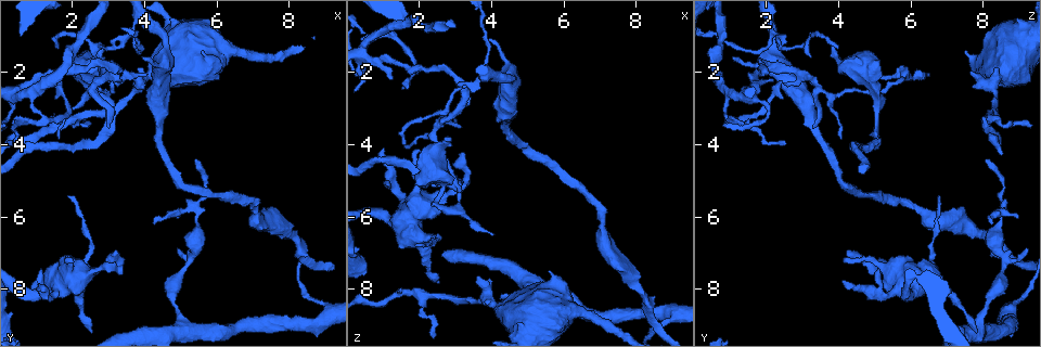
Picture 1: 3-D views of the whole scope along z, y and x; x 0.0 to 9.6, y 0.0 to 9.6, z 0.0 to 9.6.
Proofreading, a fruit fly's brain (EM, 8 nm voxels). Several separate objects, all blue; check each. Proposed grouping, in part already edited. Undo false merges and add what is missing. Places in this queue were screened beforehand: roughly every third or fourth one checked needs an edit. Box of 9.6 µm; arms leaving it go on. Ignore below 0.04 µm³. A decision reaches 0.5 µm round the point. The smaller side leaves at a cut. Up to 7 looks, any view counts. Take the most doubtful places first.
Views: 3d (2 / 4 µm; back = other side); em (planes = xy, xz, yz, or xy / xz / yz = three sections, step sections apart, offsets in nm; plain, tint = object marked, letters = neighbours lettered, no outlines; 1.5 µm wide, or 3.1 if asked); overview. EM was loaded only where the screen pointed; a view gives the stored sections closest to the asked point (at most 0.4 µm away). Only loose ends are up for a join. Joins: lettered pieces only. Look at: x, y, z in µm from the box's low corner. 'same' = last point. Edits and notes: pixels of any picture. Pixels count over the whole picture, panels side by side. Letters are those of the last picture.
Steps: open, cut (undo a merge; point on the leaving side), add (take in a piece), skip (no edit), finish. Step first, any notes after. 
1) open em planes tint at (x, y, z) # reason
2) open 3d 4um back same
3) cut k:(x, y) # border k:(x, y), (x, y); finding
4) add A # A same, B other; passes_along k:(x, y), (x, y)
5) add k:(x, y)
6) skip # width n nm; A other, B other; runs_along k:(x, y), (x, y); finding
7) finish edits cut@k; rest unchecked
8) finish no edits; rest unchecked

open em xy step 8 letters at (5.40, 4.35, 8.10) # free end

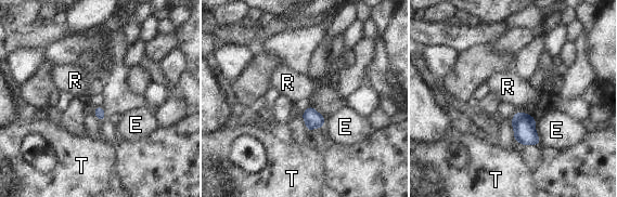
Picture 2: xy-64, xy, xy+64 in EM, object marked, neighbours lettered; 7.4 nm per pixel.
skip # E other, R other, T other; border 2:(516, 112), (529, 114), (534, 118); no lettered piece goes on from it

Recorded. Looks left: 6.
open em planes letters at (2.85, 1.25, 3.85) # an open end

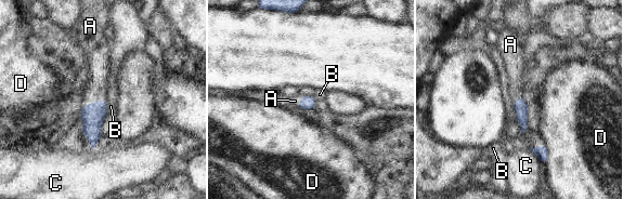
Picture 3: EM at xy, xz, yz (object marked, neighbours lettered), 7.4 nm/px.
add A # A same, B other, C other, D other; passes_along 3:(93, 116), (94, 102), (98, 68); it goes on there

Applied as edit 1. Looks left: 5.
open overview

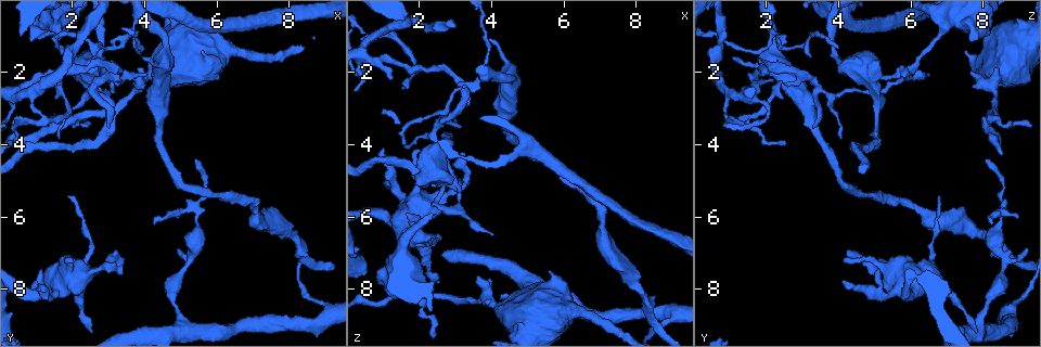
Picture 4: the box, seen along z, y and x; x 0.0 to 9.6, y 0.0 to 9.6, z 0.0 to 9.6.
open 3d 2um at (4.10, 2.00, 6.55) # free end

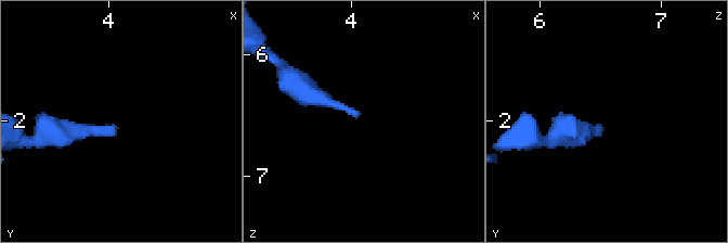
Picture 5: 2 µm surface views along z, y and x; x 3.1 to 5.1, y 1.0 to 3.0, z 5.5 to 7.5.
open em xy step 8 letters at (4.06, 2.04, 6.50) # need the tissue

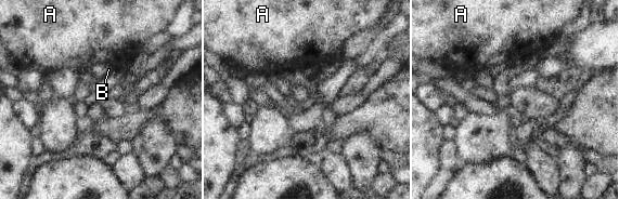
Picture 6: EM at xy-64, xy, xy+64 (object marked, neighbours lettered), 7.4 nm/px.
open em planes letters same # cut it another way

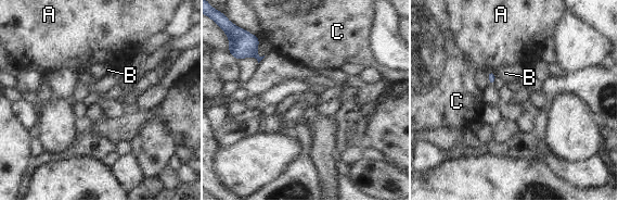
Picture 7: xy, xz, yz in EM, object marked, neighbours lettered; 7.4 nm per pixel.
skip # longest_contact B 70 nm; A other, B other, C other; border 7:(490, 71), (497, 76); no lettered piece goes on from it

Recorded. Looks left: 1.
finish edits add@3; rest unchecked

